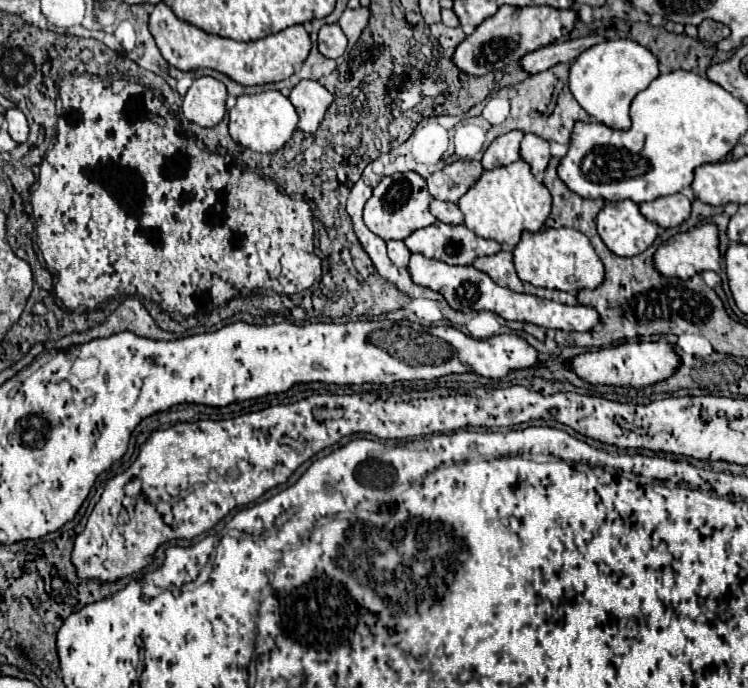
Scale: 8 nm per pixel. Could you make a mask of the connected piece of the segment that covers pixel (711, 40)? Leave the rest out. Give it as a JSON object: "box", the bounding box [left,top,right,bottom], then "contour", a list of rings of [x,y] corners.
{"box":[698,20,730,44],"contour":[[[704,20],[700,26],[698,26],[698,38],[702,42],[708,42],[708,44],[718,44],[720,40],[728,38],[730,36],[730,28],[720,24],[720,22],[714,22],[714,20]]]}

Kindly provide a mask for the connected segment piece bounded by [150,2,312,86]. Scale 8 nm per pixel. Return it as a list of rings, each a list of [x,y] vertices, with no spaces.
[[[164,2],[156,4],[154,12],[150,14],[150,32],[156,40],[156,46],[160,48],[164,60],[178,68],[178,70],[196,70],[196,68],[212,68],[226,76],[230,76],[234,82],[240,82],[244,86],[256,86],[266,82],[278,82],[286,80],[294,74],[298,66],[306,60],[306,54],[310,54],[312,42],[310,34],[302,24],[290,26],[278,34],[270,34],[266,38],[254,40],[254,42],[236,42],[230,38],[222,38],[216,34],[208,34],[200,30],[198,26],[180,20],[172,8]]]

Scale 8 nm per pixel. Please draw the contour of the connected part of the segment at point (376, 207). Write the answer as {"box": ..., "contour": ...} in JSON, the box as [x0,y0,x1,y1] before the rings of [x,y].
{"box":[364,172,436,240],"contour":[[[404,172],[404,174],[392,174],[382,178],[382,182],[374,188],[372,198],[364,206],[364,222],[366,226],[380,236],[382,240],[404,240],[414,230],[432,226],[436,218],[430,214],[428,206],[432,202],[432,196],[426,188],[426,180],[418,176],[416,172]]]}

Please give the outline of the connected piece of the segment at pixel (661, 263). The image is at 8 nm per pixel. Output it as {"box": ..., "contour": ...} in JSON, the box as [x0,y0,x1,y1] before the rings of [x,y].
{"box":[654,224,720,280],"contour":[[[700,224],[688,232],[674,234],[668,242],[664,242],[656,254],[654,254],[654,264],[664,276],[676,276],[682,280],[692,278],[694,274],[706,272],[706,270],[720,270],[720,238],[718,238],[718,226],[716,224]]]}

